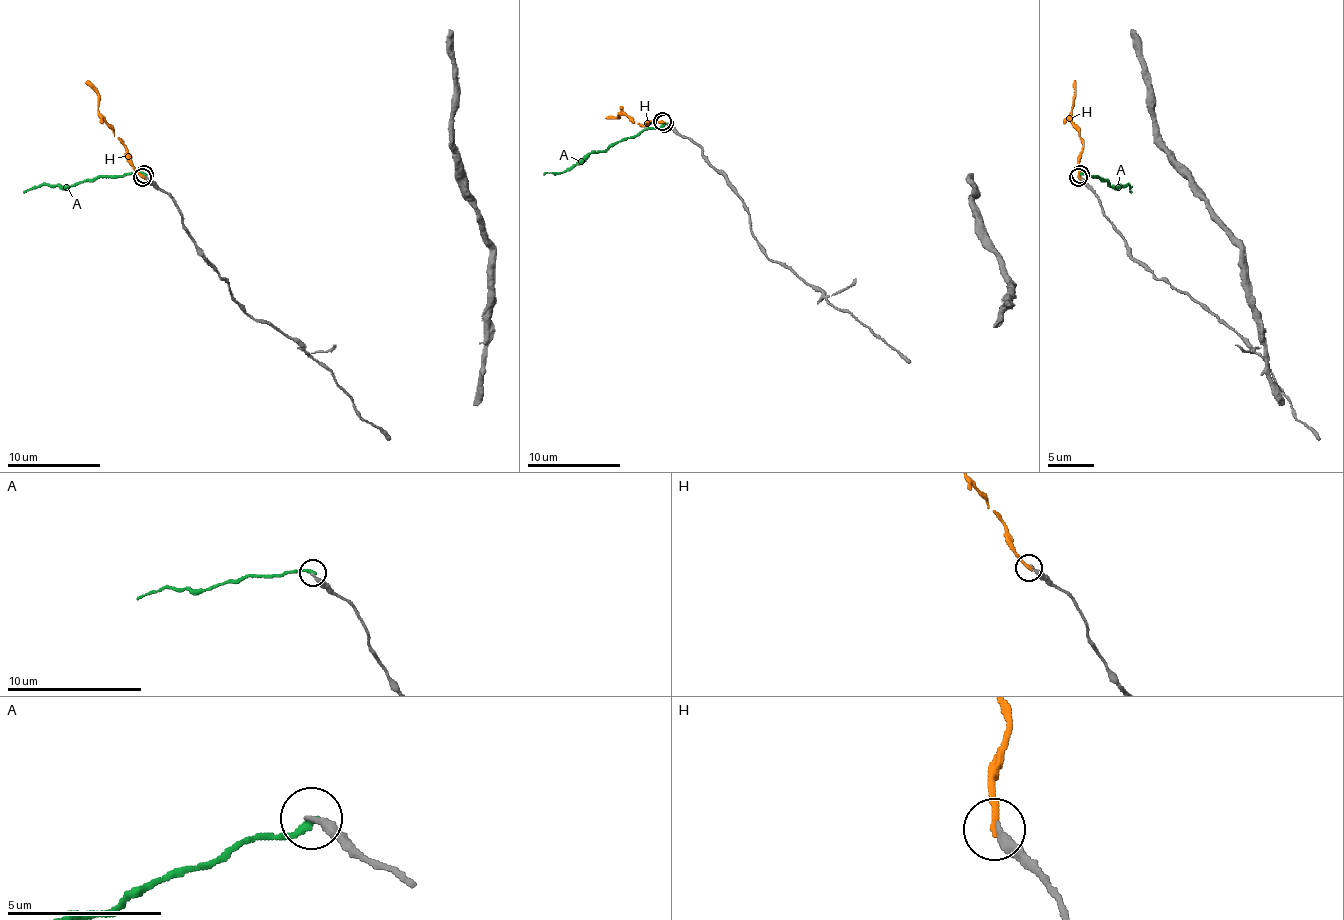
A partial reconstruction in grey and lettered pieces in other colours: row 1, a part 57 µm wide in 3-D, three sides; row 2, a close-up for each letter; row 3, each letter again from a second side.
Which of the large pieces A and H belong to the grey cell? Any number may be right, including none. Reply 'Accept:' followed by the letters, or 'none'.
Accept: H

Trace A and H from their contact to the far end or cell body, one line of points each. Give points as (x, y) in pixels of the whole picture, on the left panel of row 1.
A: (144, 174), (88, 178), (69, 185), (42, 185), (23, 192)
H: (141, 176), (132, 164), (125, 143), (113, 137), (113, 127), (97, 109), (97, 92), (86, 81)

